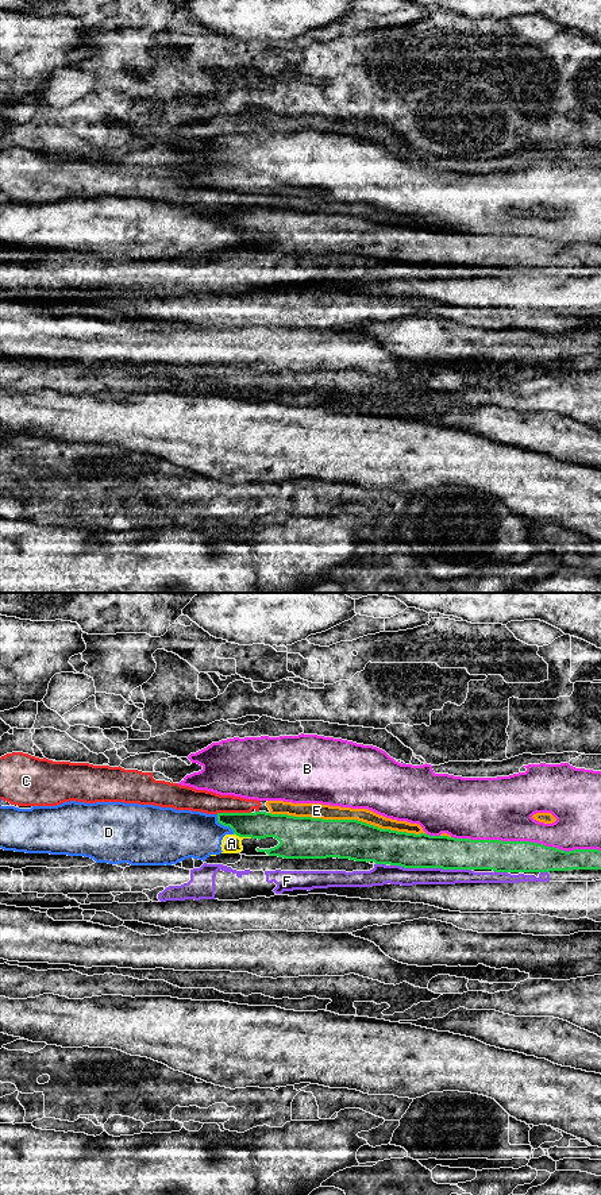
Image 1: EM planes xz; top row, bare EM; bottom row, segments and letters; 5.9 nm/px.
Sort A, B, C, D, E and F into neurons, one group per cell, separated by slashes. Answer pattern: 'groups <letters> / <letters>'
groups A D / B / C E / F

